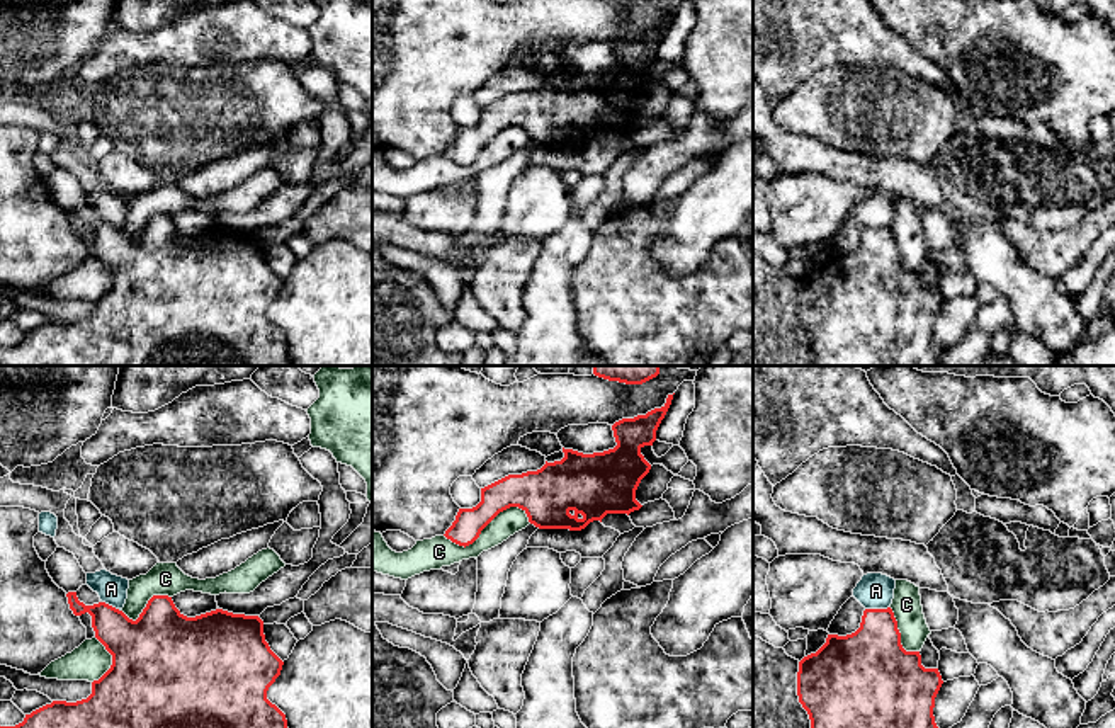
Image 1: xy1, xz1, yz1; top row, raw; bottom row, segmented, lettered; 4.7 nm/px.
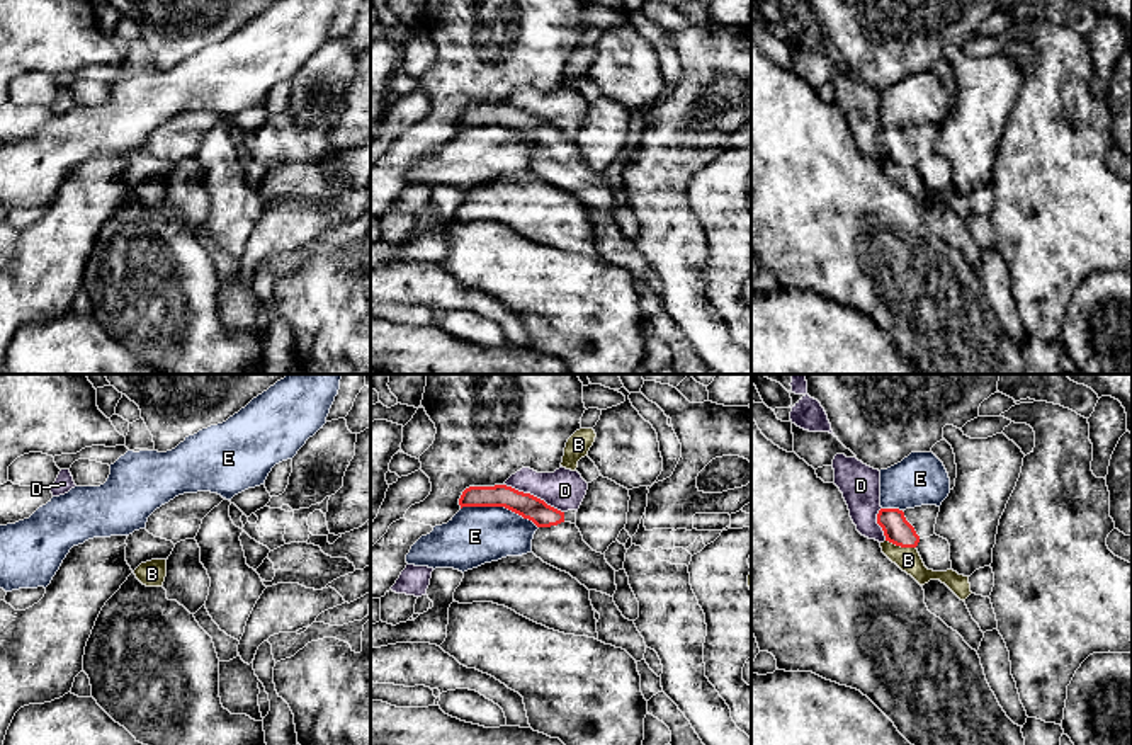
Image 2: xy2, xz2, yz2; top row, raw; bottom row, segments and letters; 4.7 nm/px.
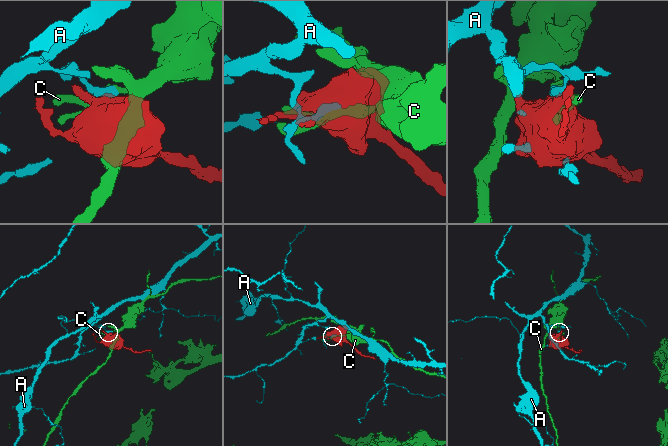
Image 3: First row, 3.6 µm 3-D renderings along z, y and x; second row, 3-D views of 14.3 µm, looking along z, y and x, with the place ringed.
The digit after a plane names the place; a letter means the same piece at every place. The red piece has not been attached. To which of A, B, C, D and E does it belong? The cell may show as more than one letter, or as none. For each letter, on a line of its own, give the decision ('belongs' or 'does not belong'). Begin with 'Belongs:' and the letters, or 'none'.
Belongs: none
A: does not belong
B: does not belong
C: does not belong
D: does not belong
E: does not belong

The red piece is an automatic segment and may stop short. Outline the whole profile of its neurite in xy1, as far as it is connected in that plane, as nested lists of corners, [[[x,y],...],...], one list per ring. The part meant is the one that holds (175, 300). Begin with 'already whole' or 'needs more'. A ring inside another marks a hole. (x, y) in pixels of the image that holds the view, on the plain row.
already whole; [[[68,211],[75,235],[88,231],[95,257],[112,274],[110,287],[92,301],[92,313],[76,321],[53,320],[15,345],[0,345],[0,366],[292,366],[286,333],[267,318],[284,281],[270,269],[258,235],[216,228],[184,235],[168,214],[153,214],[136,240],[99,221],[85,225]]]

